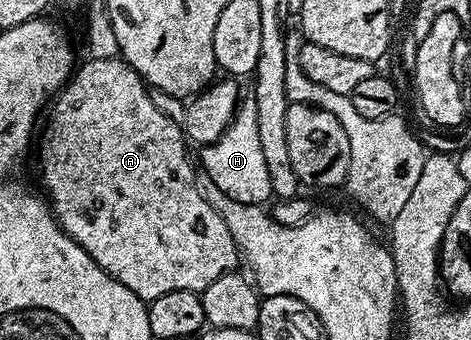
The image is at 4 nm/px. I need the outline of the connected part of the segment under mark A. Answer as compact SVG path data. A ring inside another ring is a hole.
M120 56L116 58L90 57L88 61L82 66L80 63L74 69L69 81L57 91L48 107L48 110L50 109L49 119L45 122L45 131L42 134L40 131L39 134L41 147L37 150L37 158L41 161L41 182L45 185L44 193L47 195L53 215L57 217L61 231L67 236L71 236L71 240L75 240L75 244L79 244L83 248L83 252L87 252L87 256L91 256L91 260L95 260L95 264L99 264L99 268L103 268L103 272L107 272L107 276L119 280L119 284L123 284L123 288L131 288L131 292L135 292L135 296L139 296L147 304L167 292L203 291L207 288L207 284L219 280L219 276L234 273L239 266L237 246L233 243L231 232L227 232L227 224L223 224L219 212L215 212L215 208L211 208L211 204L207 204L207 200L201 195L195 178L193 182L195 162L194 159L193 162L189 159L188 148L190 149L190 147L187 145L185 131L181 123L171 120L171 116L163 116L163 112L159 112L159 108L155 108L149 95L150 87L140 74L129 67L124 58Z

